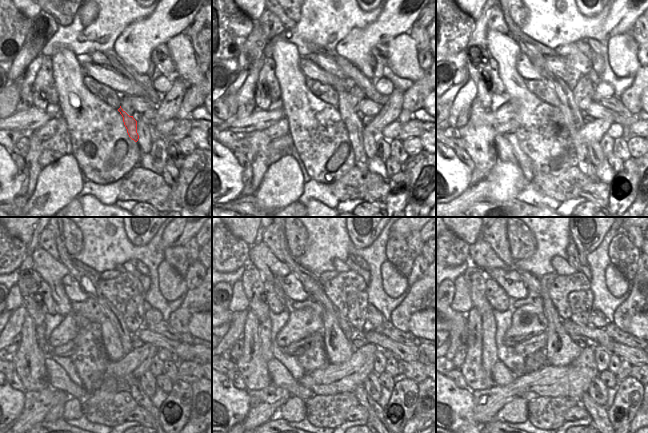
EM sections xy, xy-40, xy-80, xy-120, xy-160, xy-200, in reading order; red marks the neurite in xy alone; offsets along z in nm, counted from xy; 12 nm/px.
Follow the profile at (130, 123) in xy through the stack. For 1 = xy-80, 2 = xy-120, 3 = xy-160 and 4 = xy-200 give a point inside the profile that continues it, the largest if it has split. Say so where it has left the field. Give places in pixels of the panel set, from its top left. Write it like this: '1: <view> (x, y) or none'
1: xy-80 (573, 119)
2: xy-120 (89, 284)
3: xy-160 (310, 281)
4: xy-200 (599, 414)

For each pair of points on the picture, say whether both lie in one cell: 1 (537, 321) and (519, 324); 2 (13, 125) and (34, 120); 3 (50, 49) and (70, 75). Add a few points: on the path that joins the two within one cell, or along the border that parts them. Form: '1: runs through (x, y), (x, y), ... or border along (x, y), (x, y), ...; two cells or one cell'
1: runs through (533, 321), (523, 324); one cell
2: runs through (18, 121), (29, 120); one cell
3: border along (76, 54), (67, 48), (62, 48), (49, 57); two cells

